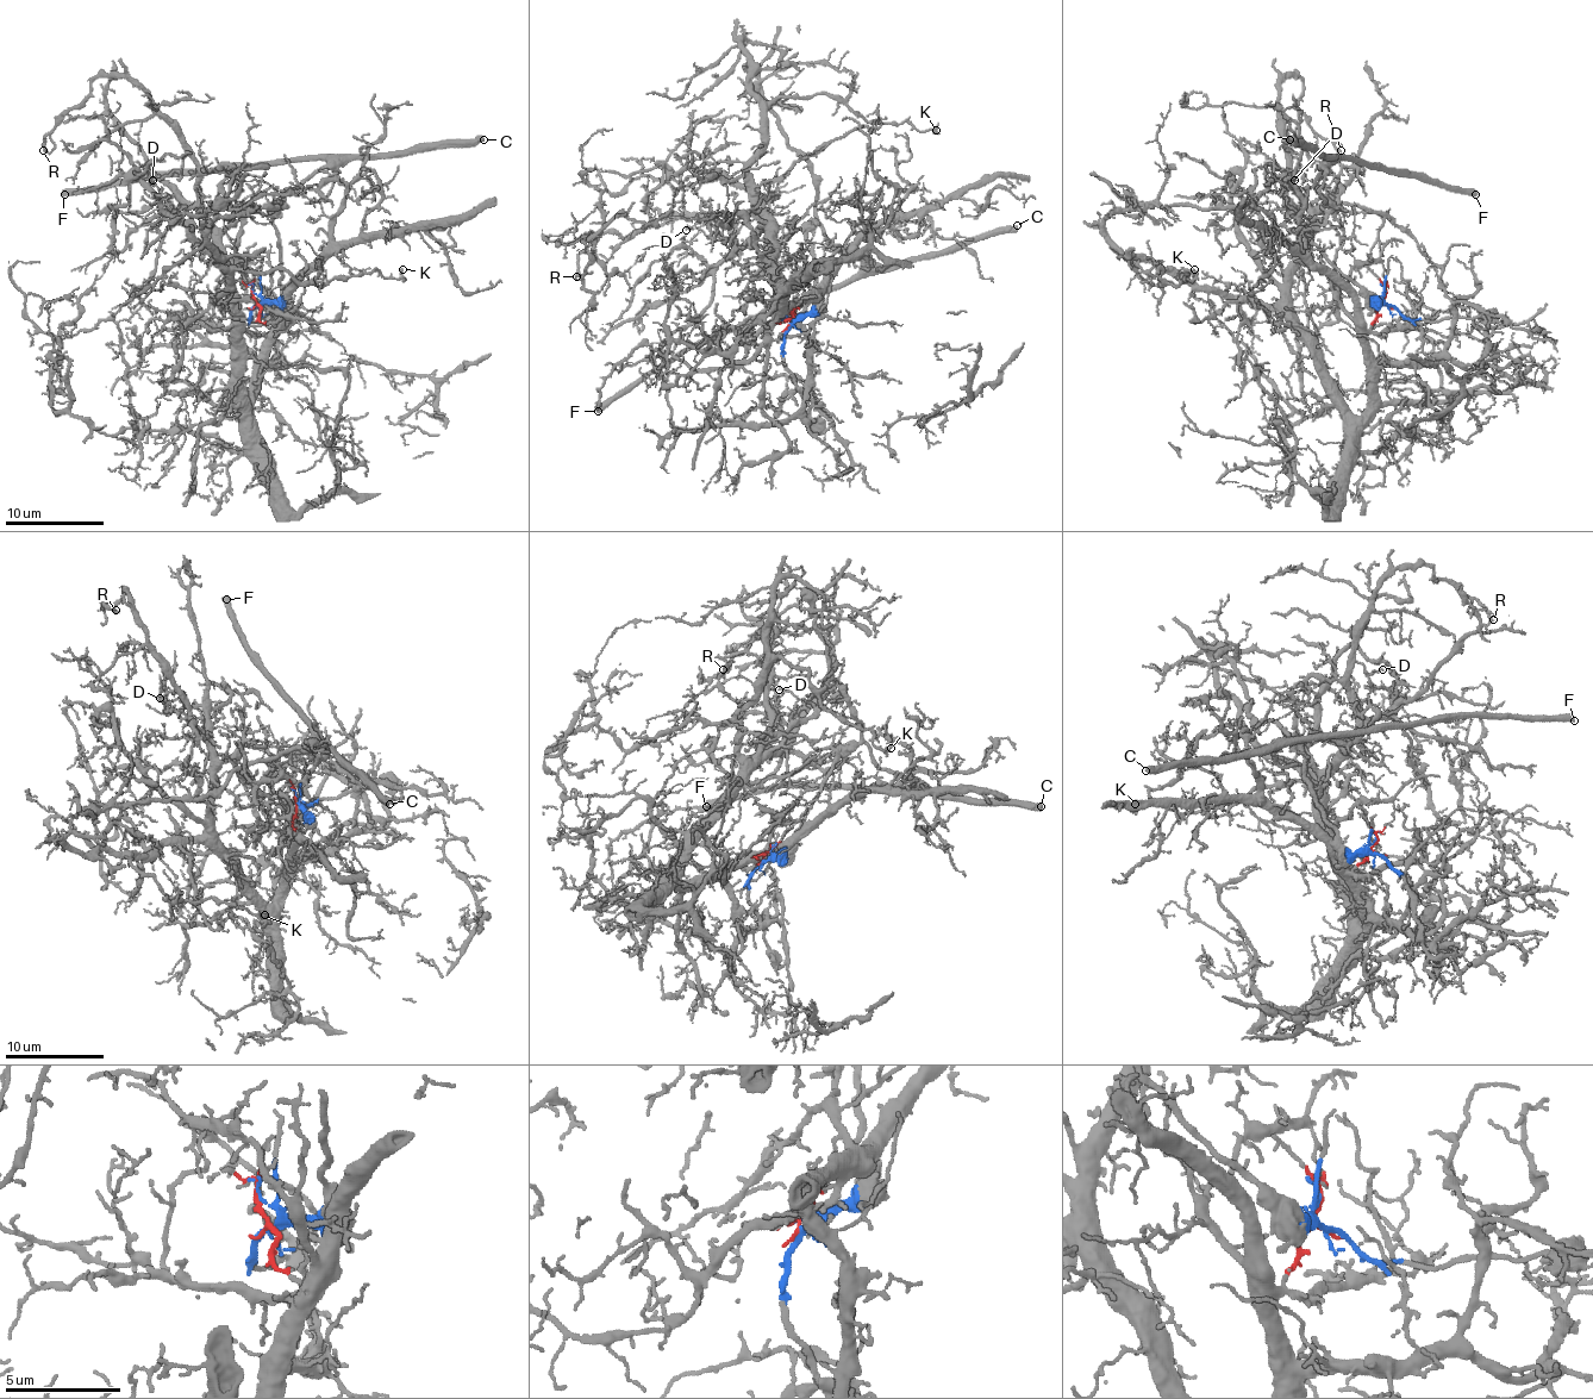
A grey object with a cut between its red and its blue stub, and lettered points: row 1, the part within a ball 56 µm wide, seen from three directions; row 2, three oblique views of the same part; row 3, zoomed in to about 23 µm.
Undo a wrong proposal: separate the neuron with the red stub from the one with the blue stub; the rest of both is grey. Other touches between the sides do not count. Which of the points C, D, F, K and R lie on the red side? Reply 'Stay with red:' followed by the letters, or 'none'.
Stay with red: D, K, R

